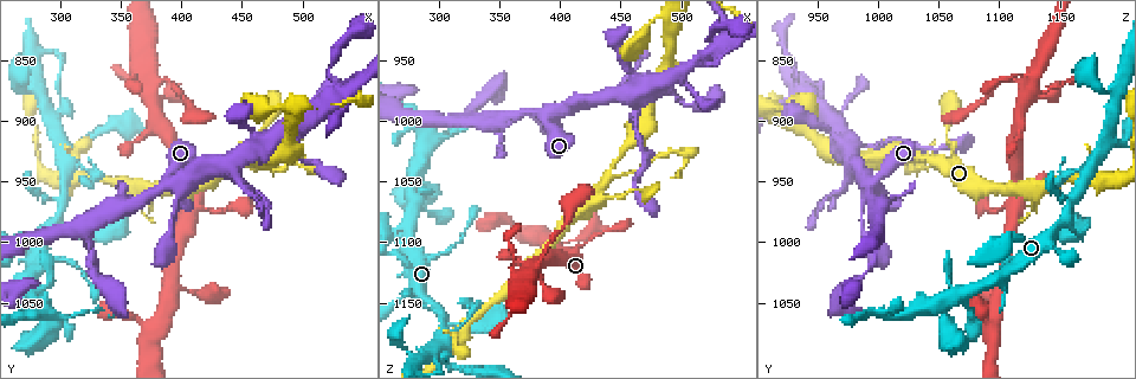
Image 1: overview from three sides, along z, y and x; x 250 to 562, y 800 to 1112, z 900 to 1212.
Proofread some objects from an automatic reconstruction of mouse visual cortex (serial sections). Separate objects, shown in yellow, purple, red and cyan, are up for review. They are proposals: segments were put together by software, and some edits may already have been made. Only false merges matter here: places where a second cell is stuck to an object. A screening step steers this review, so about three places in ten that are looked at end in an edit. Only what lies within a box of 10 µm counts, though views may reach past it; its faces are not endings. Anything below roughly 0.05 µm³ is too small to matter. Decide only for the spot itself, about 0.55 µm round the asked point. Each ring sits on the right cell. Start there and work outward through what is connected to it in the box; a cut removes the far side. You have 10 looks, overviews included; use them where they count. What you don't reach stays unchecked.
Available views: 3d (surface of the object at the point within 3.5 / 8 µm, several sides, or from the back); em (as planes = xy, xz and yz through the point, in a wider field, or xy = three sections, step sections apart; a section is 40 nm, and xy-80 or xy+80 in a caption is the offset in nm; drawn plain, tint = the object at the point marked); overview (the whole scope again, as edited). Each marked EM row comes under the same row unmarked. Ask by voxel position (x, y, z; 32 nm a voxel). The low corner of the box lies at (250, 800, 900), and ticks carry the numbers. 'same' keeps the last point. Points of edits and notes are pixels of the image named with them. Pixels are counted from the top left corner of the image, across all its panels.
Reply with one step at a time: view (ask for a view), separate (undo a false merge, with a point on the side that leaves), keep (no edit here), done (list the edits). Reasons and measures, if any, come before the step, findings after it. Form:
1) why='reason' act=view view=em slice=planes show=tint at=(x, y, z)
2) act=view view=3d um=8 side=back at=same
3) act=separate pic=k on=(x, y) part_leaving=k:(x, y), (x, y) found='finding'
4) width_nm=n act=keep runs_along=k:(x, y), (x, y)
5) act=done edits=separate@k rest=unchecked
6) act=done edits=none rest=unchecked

why='sudden change in width' act=view view=3d um=8 at=(290, 1054, 1076)

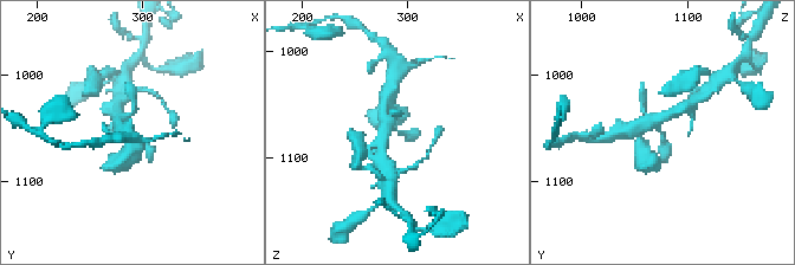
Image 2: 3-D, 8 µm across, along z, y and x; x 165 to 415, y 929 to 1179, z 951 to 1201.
why='now the EM' act=view view=em slice=xy step=1 show=tint at=same

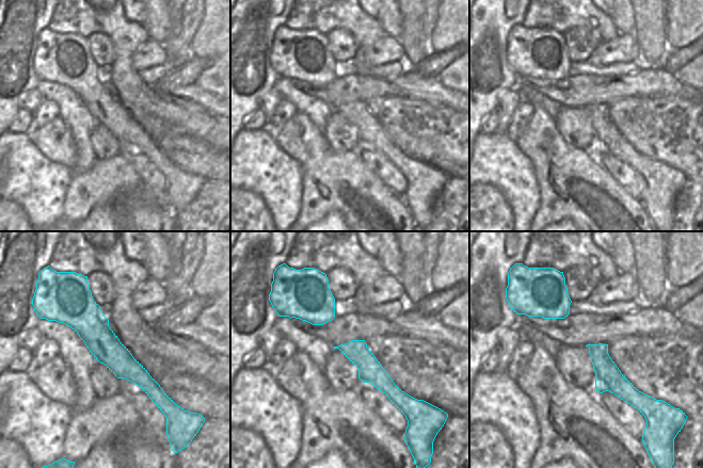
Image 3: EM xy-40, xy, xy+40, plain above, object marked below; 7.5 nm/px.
act=keep runs_along=2:(117, 114), (149, 148), (150, 161) found='all the same cell'

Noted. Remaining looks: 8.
why='a narrow waist' act=view view=3d um=3.5 at=(388, 950, 996)

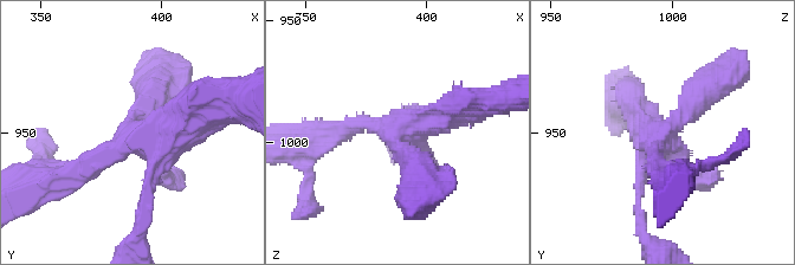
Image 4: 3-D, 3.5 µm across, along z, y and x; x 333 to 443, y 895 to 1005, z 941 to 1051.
why='shape alone is not enough' act=view view=em slice=xy step=3 show=tint at=(389, 951, 996)

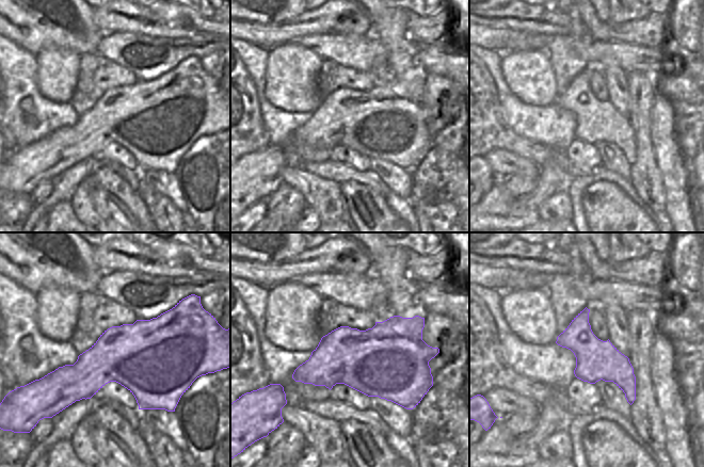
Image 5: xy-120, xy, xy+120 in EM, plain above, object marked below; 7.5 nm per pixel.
why='cut it another way' act=view view=em slice=xy step=5 show=tint at=same

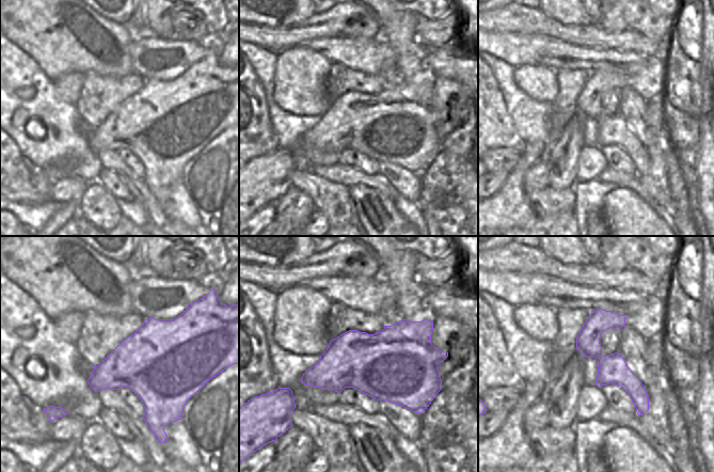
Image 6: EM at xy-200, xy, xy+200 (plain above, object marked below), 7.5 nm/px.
act=keep runs_along=4:(420, 186), (395, 137), (460, 104) found='all the same cell'

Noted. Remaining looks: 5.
why='two arms in line, one across' act=view view=3d um=8 at=(448, 934, 1044)

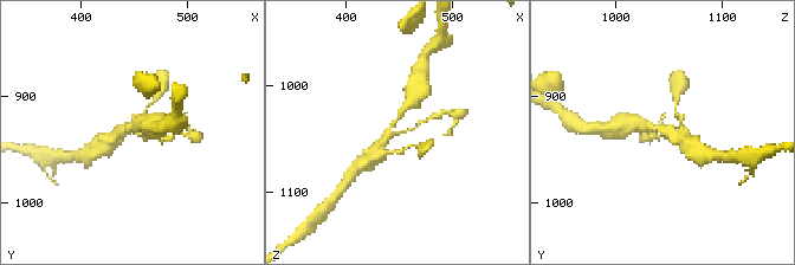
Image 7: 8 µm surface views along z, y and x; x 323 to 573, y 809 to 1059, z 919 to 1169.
arms=3 arm_widths_nm=100,250,300 act=view view=em slice=xy step=3 show=tint at=same

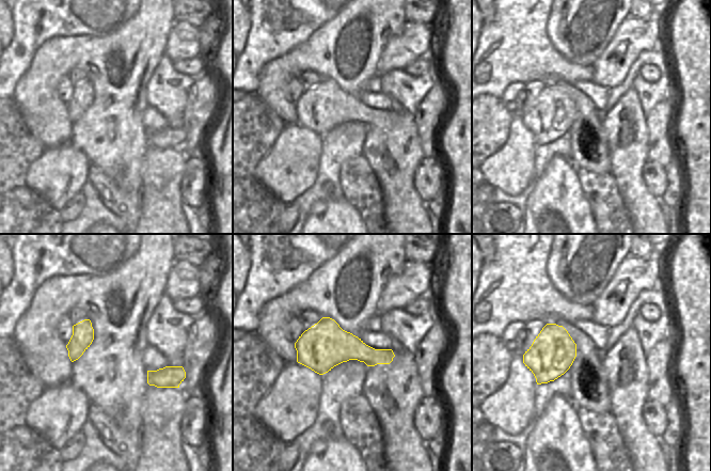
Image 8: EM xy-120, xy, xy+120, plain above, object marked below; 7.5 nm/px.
act=separate pic=7 on=(646, 137) part_leaving=7:(409, 130), (431, 115), (445, 112) found='two cells meet here'

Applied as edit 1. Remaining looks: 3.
why='a narrow waist' act=view view=3d um=8 at=(372, 876, 1126)

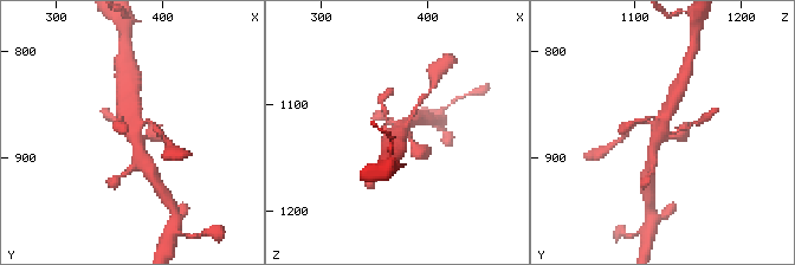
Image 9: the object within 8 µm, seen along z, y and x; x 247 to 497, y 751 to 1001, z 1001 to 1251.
act=view view=3d um=3.5 at=same

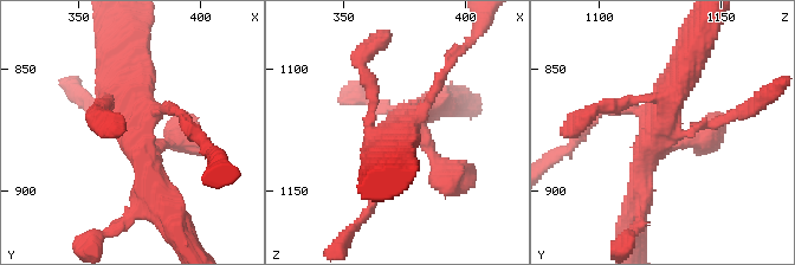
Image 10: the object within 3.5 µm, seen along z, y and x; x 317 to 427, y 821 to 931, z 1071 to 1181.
act=view view=em slice=xy step=2 show=tint at=(374, 876, 1124)

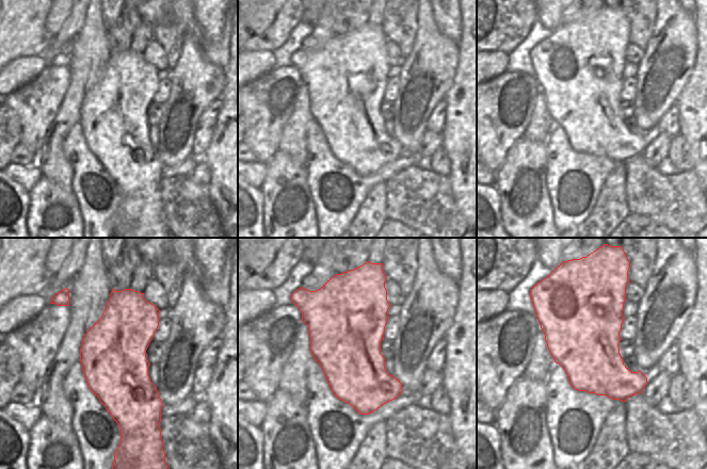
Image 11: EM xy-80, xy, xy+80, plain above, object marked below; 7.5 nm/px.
act=keep runs_along=10:(637, 200), (646, 153), (689, 63) found='one cell here'

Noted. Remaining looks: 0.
act=done edits=separate@7 rest=unchecked

